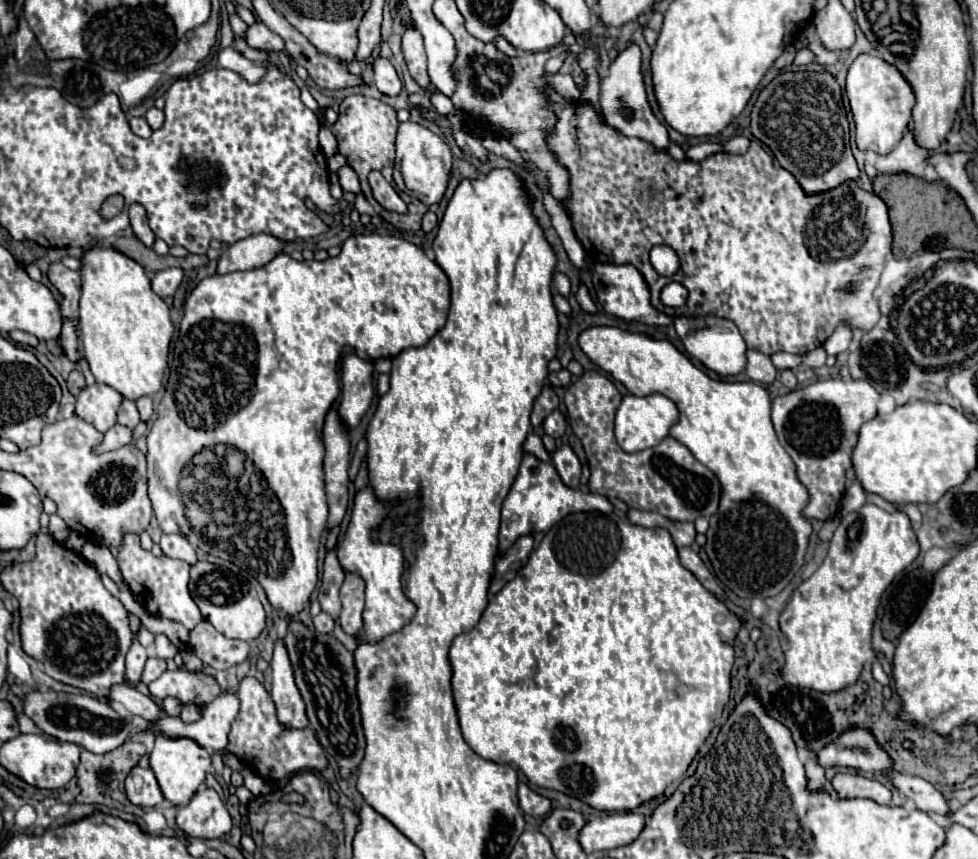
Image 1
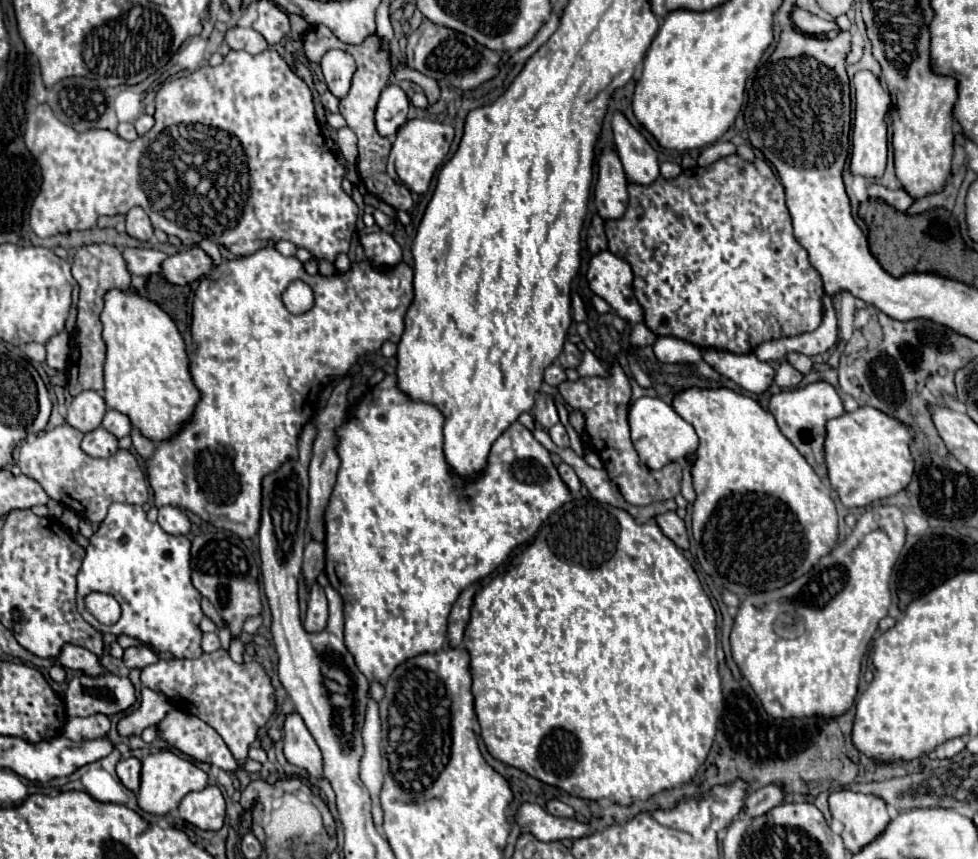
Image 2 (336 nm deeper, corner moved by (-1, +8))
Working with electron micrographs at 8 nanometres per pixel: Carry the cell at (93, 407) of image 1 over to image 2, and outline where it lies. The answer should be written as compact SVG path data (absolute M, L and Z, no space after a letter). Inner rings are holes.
M87 390L73 398L71 406L67 408L67 422L79 432L91 432L101 424L105 412L105 400L97 392Z

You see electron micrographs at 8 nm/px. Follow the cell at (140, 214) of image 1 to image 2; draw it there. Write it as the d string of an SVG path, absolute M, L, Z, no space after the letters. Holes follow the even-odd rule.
M131 208L127 212L127 234L137 238L137 240L151 240L153 238L153 226L147 218L147 214L143 212L143 208Z

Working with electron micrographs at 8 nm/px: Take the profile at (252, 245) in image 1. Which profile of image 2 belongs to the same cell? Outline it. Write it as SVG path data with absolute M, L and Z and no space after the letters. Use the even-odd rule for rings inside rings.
M191 246L189 250L177 252L165 258L161 264L161 276L175 286L185 286L201 278L209 270L211 270L211 258L199 246Z

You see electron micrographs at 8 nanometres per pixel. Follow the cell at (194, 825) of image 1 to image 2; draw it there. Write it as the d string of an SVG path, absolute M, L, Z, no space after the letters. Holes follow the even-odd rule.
M207 786L199 792L189 792L179 804L179 816L201 830L219 830L225 820L221 790L217 786Z

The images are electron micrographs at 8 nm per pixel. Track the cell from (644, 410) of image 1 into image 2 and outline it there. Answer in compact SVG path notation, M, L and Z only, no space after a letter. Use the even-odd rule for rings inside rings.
M649 396L639 398L629 410L629 428L631 428L633 446L635 446L641 462L651 470L661 470L663 466L667 466L671 462L685 460L699 446L695 428L689 422L685 422L673 410L673 406L665 404L659 398L649 398Z

